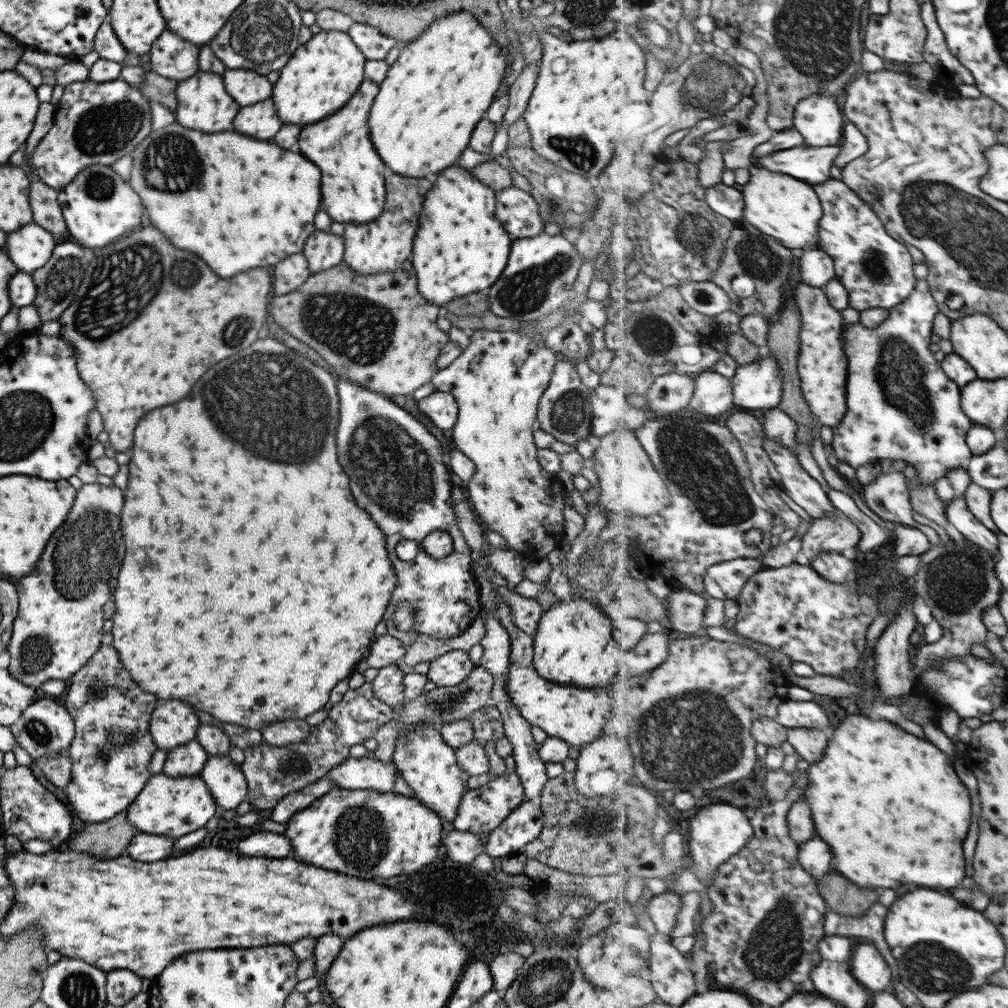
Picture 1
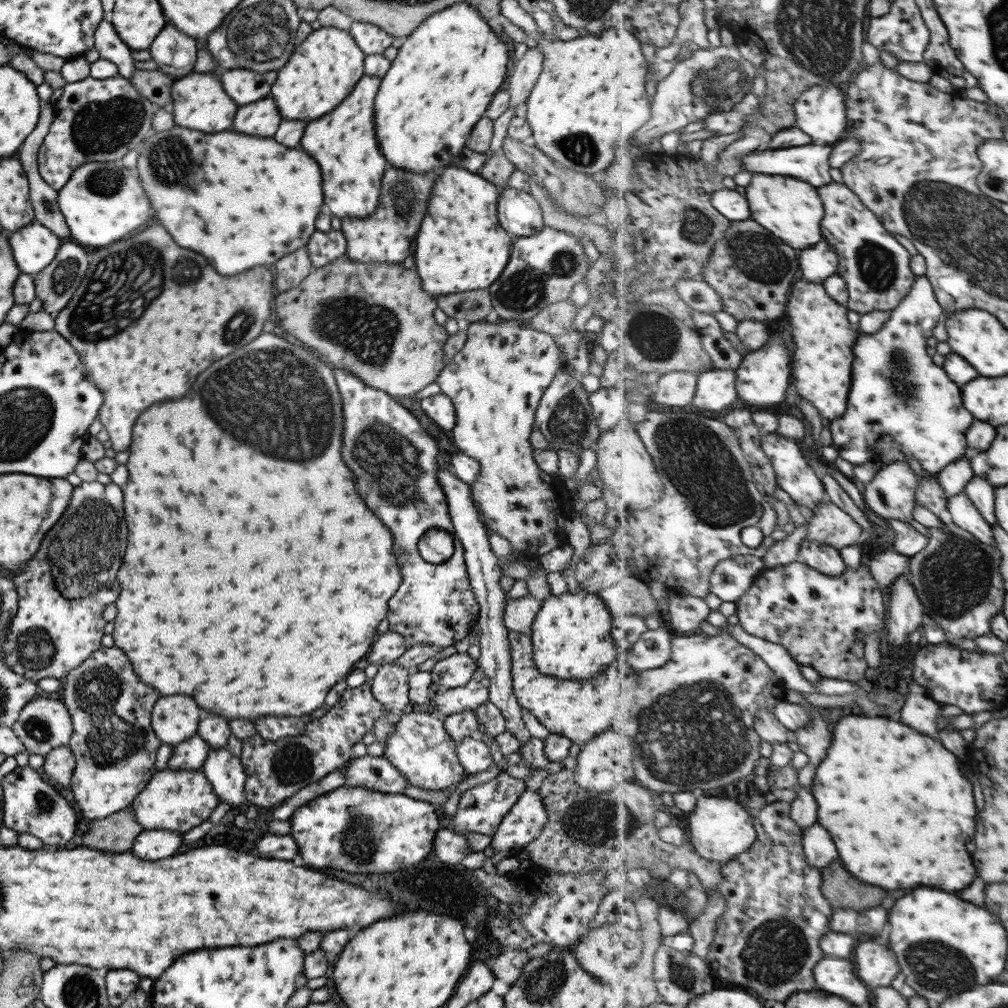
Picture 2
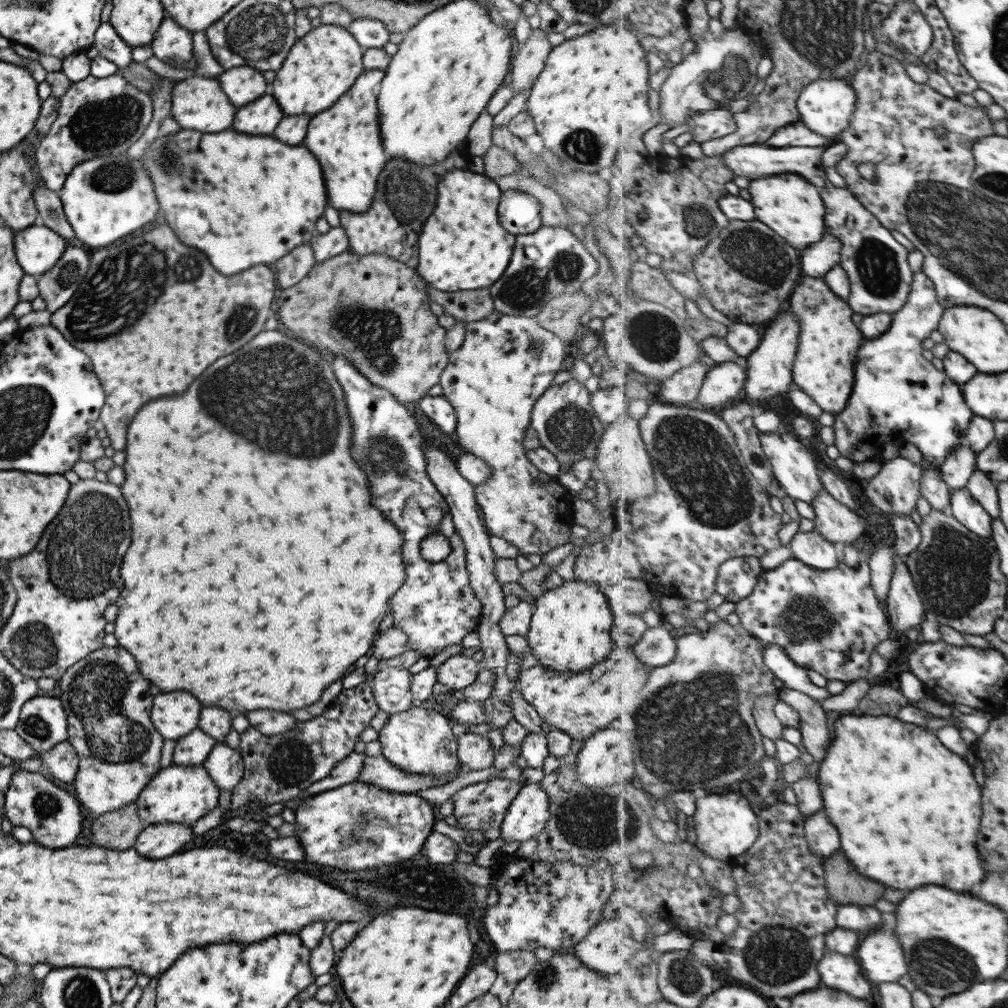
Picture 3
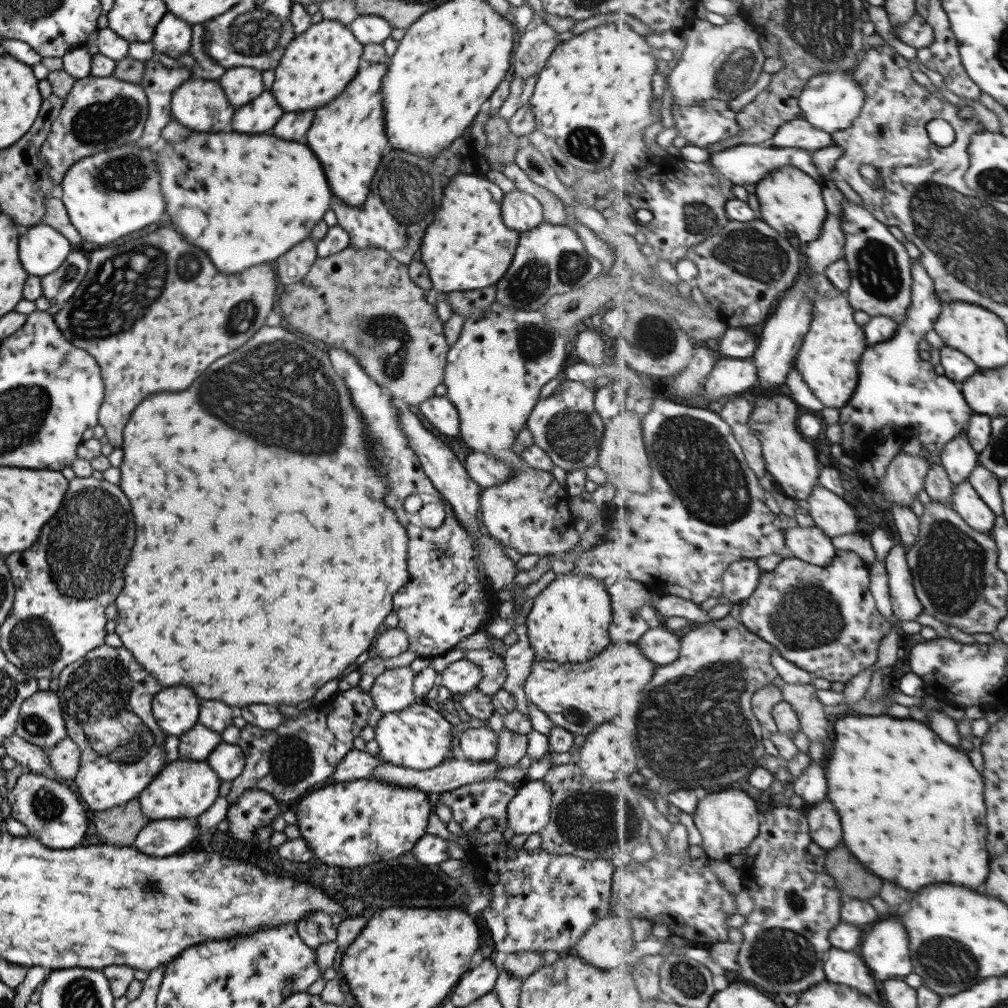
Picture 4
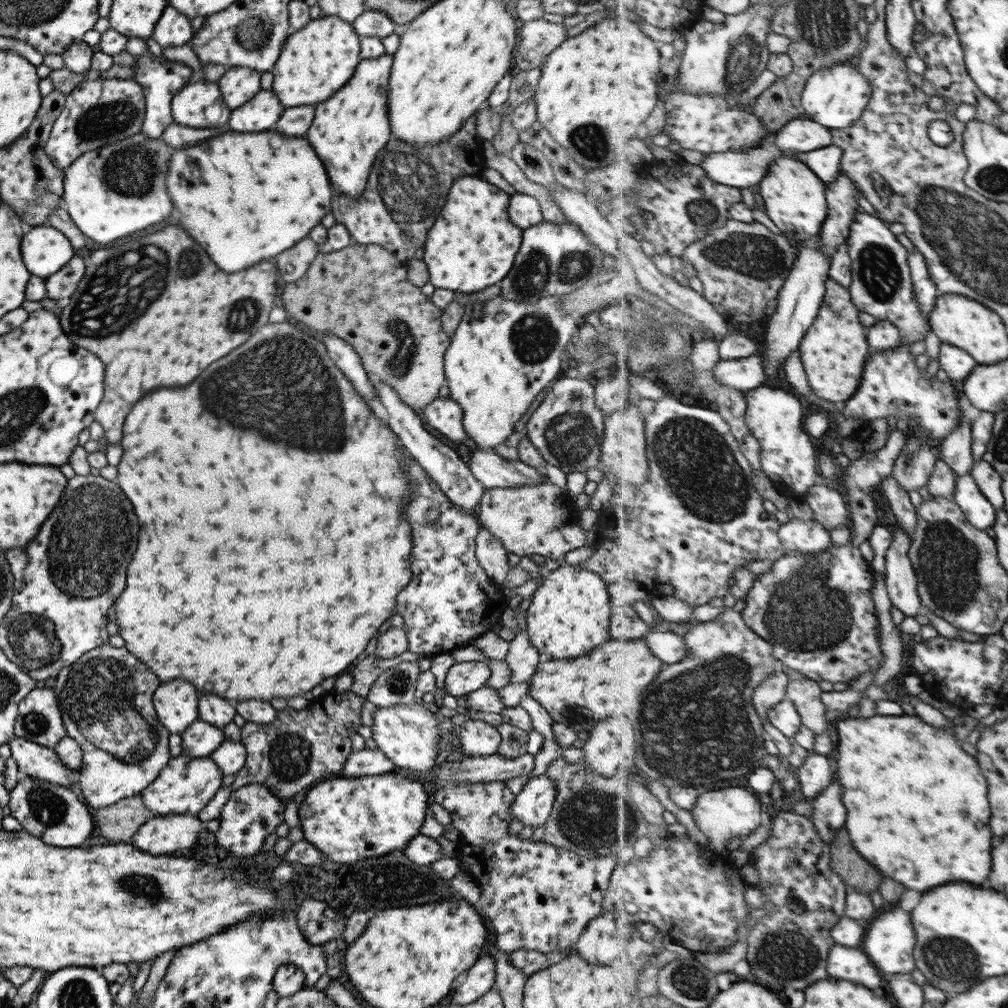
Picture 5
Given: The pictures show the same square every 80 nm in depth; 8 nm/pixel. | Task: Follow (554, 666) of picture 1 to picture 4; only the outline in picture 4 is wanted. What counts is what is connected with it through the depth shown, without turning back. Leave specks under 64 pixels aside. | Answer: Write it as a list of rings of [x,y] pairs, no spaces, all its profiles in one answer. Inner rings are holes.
[[[560,574],[532,598],[525,625],[528,643],[537,660],[557,664],[585,663],[608,646],[608,628],[613,612],[606,580],[607,577],[597,580],[591,575]]]

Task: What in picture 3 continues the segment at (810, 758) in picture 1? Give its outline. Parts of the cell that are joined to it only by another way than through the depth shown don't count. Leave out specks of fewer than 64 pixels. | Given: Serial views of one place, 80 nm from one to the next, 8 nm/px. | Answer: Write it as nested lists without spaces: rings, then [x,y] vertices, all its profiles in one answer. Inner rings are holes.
[[[784,687],[779,692],[780,699],[787,702],[793,709],[798,710],[801,717],[802,742],[807,747],[808,754],[812,755],[814,762],[808,765],[808,774],[818,776],[824,758],[832,743],[831,732],[827,726],[826,710],[805,692]]]

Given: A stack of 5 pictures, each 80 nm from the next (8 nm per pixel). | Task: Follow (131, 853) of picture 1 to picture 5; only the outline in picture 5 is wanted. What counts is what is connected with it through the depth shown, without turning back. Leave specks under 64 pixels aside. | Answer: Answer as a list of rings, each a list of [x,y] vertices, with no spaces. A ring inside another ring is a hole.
[[[155,815],[146,820],[133,834],[131,844],[149,854],[169,854],[189,848],[203,824],[197,816]]]

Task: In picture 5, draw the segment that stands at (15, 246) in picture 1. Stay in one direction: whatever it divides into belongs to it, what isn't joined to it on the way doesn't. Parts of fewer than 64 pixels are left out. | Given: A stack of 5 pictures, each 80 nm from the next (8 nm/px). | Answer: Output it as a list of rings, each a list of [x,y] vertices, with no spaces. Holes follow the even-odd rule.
[[[44,224],[26,228],[21,237],[20,254],[30,275],[47,278],[61,270],[73,256],[73,248],[61,232]]]

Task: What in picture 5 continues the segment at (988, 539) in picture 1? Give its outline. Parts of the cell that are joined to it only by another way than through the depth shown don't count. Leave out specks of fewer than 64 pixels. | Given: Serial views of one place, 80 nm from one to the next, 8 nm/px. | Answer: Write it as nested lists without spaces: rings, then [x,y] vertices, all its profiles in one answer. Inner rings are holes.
[[[971,474],[958,478],[954,500],[957,501],[957,504],[960,504],[968,519],[977,528],[984,531],[991,530],[998,512],[985,494],[981,492],[979,485]]]

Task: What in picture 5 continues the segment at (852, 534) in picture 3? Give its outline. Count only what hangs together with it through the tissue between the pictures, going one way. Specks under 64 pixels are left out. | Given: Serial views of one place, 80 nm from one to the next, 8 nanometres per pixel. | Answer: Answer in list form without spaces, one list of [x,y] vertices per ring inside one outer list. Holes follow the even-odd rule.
[[[817,484],[812,486],[806,502],[813,510],[815,520],[832,533],[832,528],[849,527],[852,524],[852,516],[845,499],[833,487]]]

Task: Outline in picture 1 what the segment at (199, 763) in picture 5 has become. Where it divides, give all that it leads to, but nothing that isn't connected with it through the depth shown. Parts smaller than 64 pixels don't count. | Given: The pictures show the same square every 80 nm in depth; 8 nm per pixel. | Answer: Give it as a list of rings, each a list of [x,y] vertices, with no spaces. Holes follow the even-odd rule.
[[[157,773],[150,775],[140,793],[125,810],[124,815],[137,832],[177,839],[183,834],[205,826],[205,822],[215,813],[215,807],[211,793],[199,775],[170,777]]]

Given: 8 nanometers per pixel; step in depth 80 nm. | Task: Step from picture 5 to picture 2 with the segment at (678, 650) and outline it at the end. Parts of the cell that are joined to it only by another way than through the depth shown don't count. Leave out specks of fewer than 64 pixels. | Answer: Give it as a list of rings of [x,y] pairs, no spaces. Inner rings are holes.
[[[652,624],[652,627],[642,634],[635,646],[630,648],[623,658],[636,671],[661,668],[671,660],[673,639],[672,629]]]

